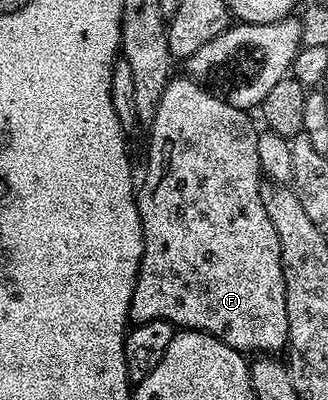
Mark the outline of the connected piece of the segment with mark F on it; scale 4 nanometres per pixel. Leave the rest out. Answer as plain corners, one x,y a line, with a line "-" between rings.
192,78
184,80
169,79
166,90
158,102
158,110
150,121
152,137
148,140
148,169
144,172
144,181
139,181
136,205
140,211
142,234
144,235
144,253
140,259
140,269
136,275
136,285
132,295
131,319
136,322
146,320
169,320
173,326
183,326
194,332
208,332
221,340
226,346
241,354
276,354
288,343
288,319
286,318
286,282
282,274
282,258
278,234
270,214
266,214
264,200
260,197
262,173
258,162
257,129
252,129
248,121
249,113
242,108
230,106
223,95
215,96
203,88
203,83

